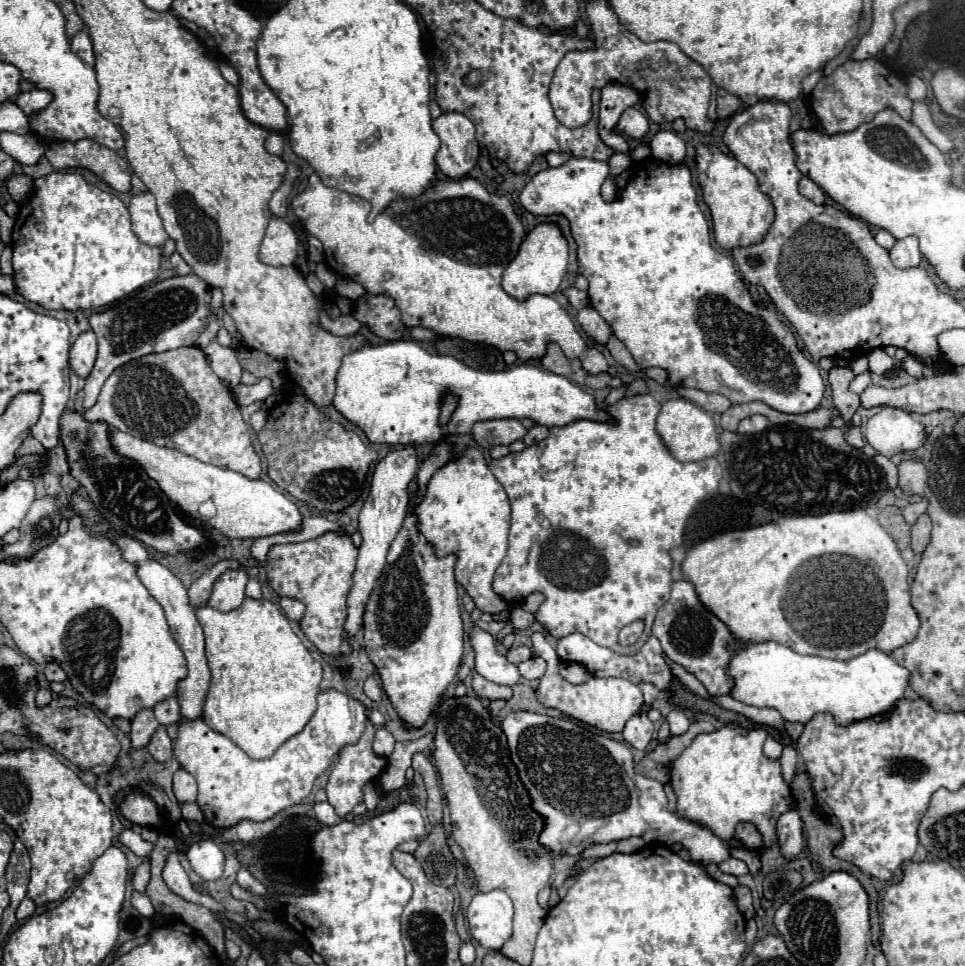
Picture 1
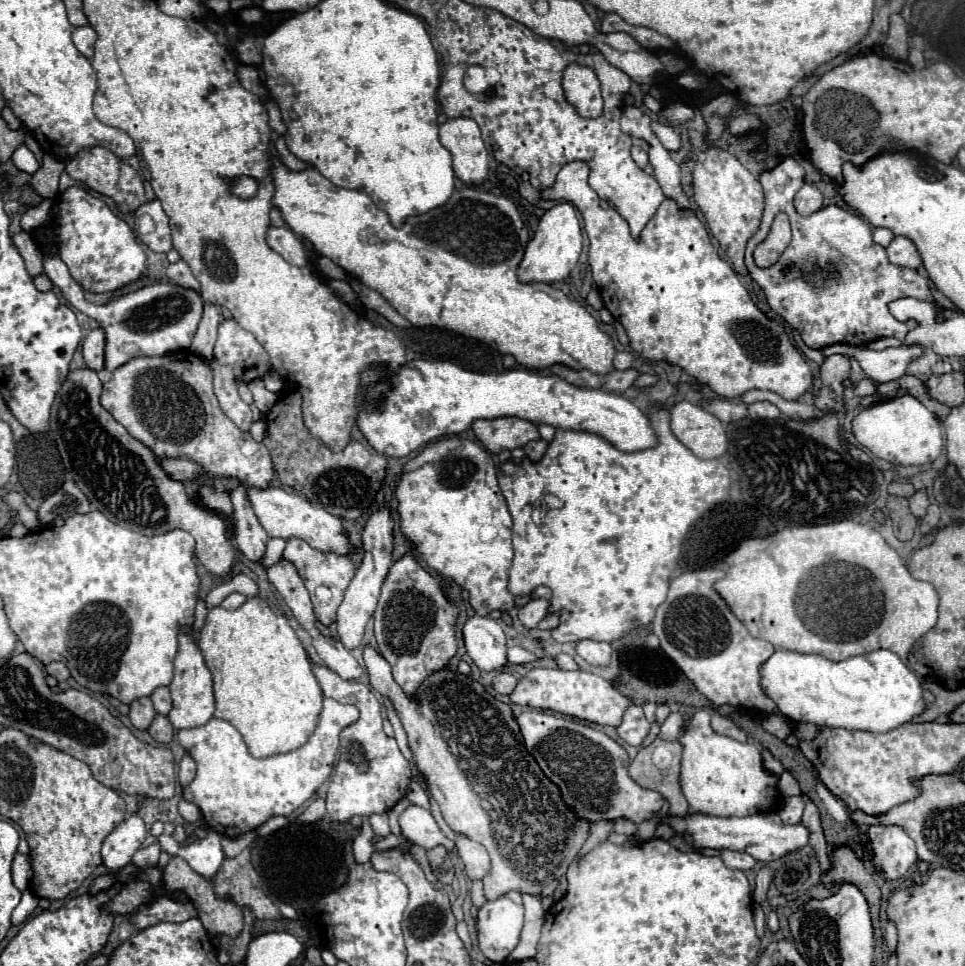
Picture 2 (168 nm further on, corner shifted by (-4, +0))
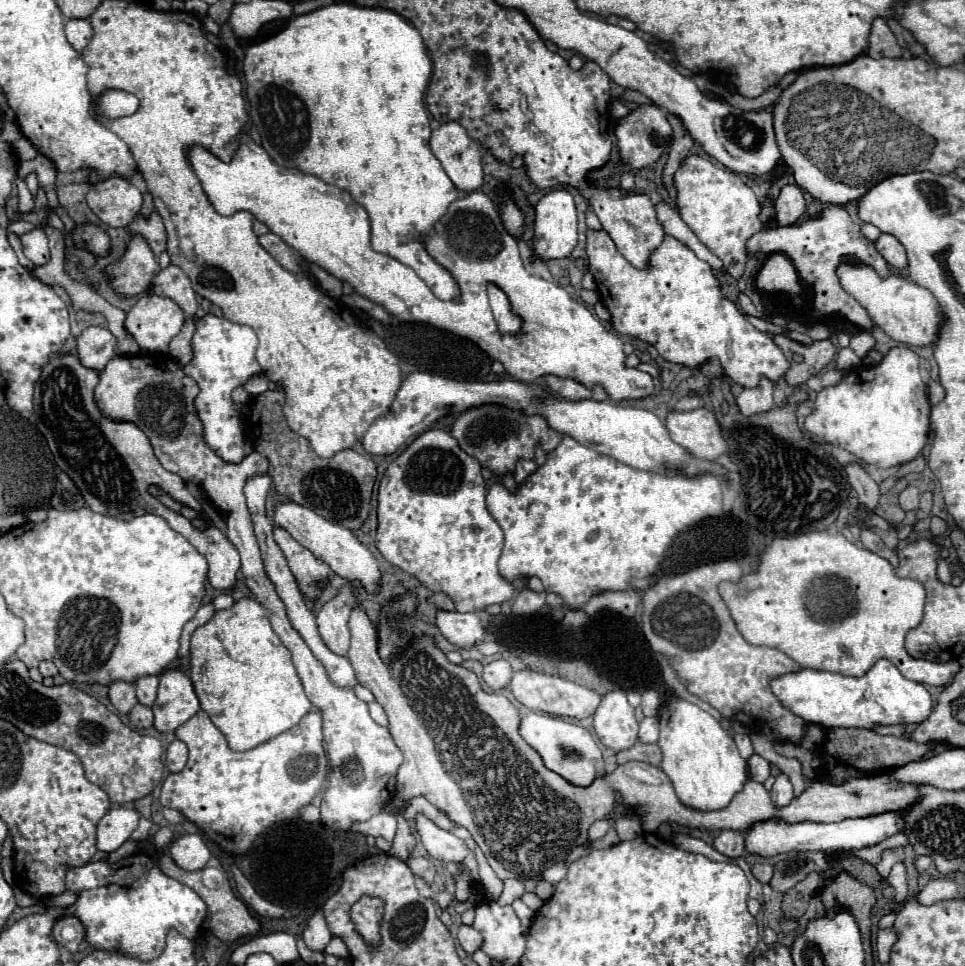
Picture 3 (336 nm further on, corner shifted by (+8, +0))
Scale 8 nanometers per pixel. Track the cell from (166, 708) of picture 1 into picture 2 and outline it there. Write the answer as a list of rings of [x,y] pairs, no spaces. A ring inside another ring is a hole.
[[[162,686],[162,688],[158,688],[150,698],[152,698],[152,704],[154,704],[156,712],[162,714],[162,716],[168,716],[168,712],[170,712],[170,708],[172,708],[170,690],[168,690],[166,686]]]

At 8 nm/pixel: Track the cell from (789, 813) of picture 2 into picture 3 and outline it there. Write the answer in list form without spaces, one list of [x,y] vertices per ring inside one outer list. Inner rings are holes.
[[[780,774],[780,776],[776,778],[770,794],[772,794],[772,802],[774,802],[776,806],[786,806],[786,804],[790,804],[790,800],[794,798],[790,778],[788,778],[786,774]]]

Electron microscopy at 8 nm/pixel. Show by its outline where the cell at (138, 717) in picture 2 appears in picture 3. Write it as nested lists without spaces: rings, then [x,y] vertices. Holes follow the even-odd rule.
[[[116,680],[116,682],[110,684],[108,698],[114,704],[114,708],[118,712],[122,712],[122,714],[128,714],[134,708],[134,704],[138,702],[136,700],[136,692],[134,692],[134,684],[122,682],[122,680]]]

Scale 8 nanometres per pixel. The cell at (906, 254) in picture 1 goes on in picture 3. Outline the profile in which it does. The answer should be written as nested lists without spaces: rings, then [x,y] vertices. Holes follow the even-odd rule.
[[[882,234],[878,240],[876,240],[876,248],[878,252],[882,254],[882,258],[896,270],[902,270],[908,266],[906,262],[906,250],[904,246],[890,234]]]

